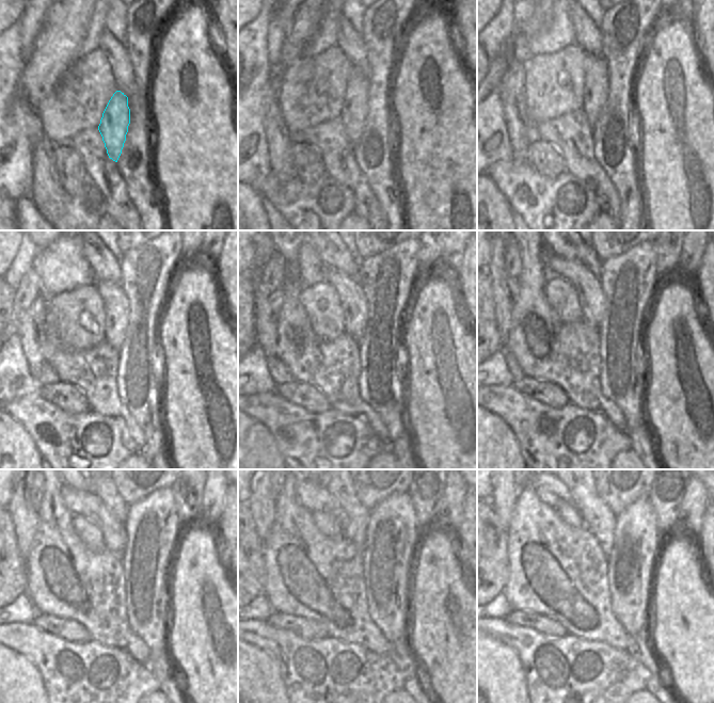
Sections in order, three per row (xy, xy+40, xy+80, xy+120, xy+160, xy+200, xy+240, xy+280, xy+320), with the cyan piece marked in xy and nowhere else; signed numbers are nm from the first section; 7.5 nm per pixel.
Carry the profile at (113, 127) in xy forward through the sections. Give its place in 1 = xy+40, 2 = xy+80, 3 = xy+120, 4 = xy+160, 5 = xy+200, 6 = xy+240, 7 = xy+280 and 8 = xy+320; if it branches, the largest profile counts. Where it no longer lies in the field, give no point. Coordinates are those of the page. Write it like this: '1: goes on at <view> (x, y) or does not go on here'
1: goes on at xy+40 (353, 114)
2: goes on at xy+80 (596, 92)
3: goes on at xy+120 (116, 307)
4: goes on at xy+160 (353, 303)
5: goes on at xy+200 (592, 300)
6: goes on at xy+240 (86, 504)
7: goes on at xy+280 (313, 496)
8: goes on at xy+320 (552, 491)

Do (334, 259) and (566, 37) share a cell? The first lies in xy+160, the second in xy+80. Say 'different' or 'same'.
different

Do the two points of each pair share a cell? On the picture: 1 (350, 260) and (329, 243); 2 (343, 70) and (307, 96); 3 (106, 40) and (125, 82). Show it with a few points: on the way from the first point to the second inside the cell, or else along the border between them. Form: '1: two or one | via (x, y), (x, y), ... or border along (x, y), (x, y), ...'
1: one | via (345, 259), (334, 249)
2: one | via (334, 70), (316, 88)
3: one | via (114, 50), (123, 72)

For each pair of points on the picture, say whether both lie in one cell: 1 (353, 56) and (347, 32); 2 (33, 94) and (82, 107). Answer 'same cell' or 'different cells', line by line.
1: same cell
2: different cells

